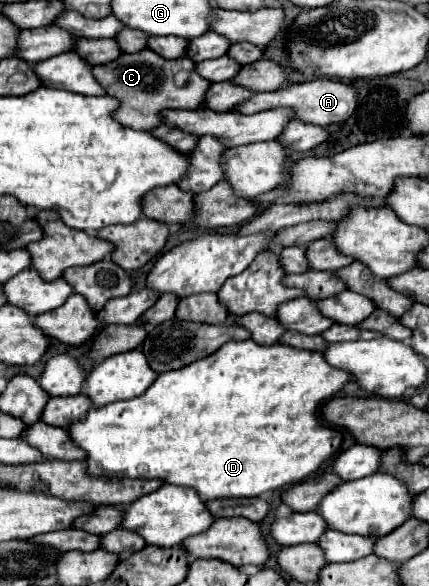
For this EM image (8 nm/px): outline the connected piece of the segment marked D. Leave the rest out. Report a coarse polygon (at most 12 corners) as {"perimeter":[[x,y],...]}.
{"perimeter":[[253,340],[69,426],[89,476],[253,498],[341,446],[349,374]]}

